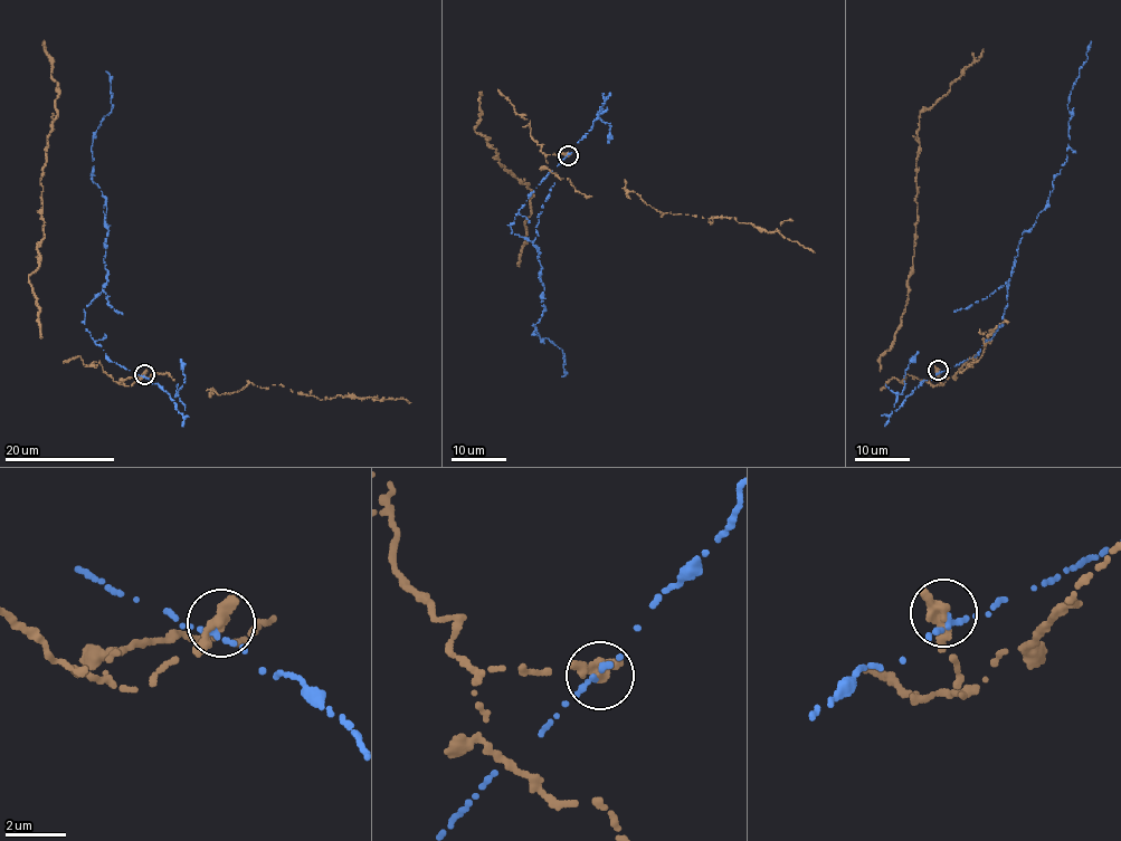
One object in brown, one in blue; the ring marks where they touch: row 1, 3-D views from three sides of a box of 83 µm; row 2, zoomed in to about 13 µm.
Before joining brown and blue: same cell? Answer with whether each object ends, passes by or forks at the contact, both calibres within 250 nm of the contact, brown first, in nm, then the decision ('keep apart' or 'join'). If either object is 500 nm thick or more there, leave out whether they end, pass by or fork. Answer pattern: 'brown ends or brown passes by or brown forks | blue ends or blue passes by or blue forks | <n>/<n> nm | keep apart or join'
brown ends | blue ends | 480/200 nm | keep apart

